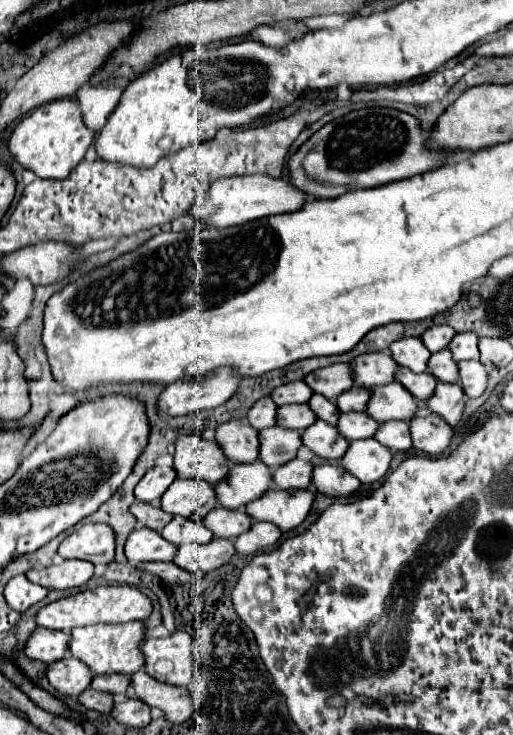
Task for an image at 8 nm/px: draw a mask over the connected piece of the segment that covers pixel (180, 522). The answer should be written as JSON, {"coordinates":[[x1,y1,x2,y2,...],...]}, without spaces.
{"coordinates":[[174,515,172,521,162,529,162,537,174,545,184,545,184,543,208,543,214,535,200,521]]}

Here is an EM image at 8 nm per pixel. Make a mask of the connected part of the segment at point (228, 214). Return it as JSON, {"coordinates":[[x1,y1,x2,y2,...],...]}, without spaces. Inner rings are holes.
{"coordinates":[[244,175,244,177,228,177,228,179,218,179,212,183,204,199,198,199,196,205,192,205,192,213,206,225,224,229,232,225,242,225,246,221,278,215,278,213,292,213,300,211,304,203,308,201,308,193,298,191,290,181,280,179,280,177,270,177,270,175]]}

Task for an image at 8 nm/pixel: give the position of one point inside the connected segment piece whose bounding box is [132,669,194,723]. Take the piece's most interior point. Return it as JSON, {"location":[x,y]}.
{"location":[176,702]}

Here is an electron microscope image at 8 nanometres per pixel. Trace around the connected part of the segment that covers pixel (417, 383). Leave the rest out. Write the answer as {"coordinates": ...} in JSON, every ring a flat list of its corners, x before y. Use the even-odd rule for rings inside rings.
{"coordinates":[[398,367,396,371,396,379,416,397,416,399,428,399,432,397,434,389,436,389,436,379,432,377,432,373,412,373,408,371,408,367]]}

